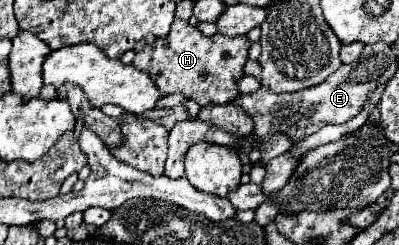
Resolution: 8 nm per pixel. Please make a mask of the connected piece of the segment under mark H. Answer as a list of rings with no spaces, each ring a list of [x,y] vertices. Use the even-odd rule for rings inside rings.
[[[174,20],[170,34],[166,38],[158,38],[154,44],[146,44],[140,52],[136,52],[132,66],[148,72],[162,96],[182,94],[198,102],[200,106],[226,104],[240,94],[238,82],[244,76],[248,48],[250,40],[246,36],[234,38],[226,38],[222,34],[204,36],[198,28],[190,26],[188,22]]]

